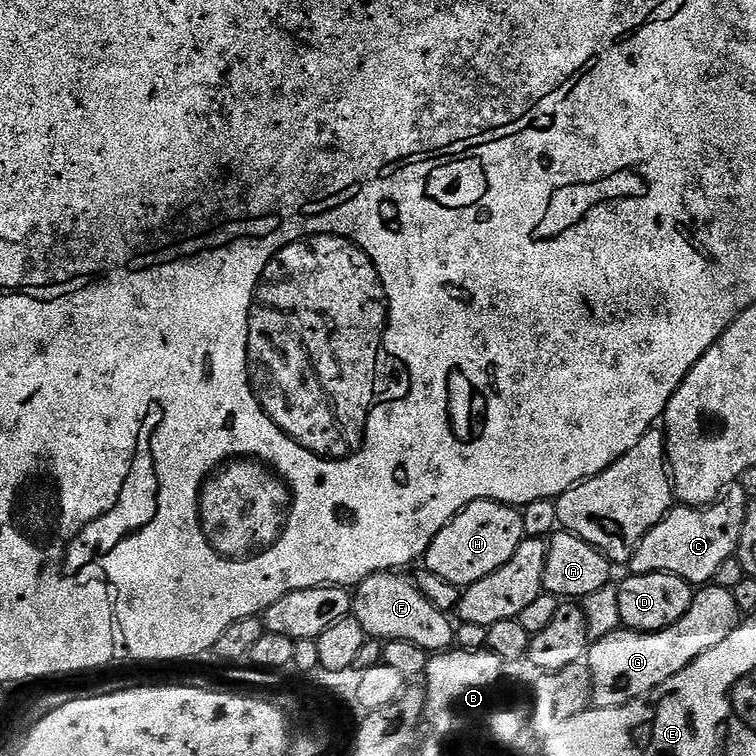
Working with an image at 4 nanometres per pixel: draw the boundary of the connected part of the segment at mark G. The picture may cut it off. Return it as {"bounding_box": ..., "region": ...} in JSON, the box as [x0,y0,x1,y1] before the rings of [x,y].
{"bounding_box":[586,586,741,708],"region":[[[704,586],[693,595],[690,610],[668,628],[660,632],[621,630],[595,641],[586,657],[592,675],[592,704],[613,708],[648,695],[662,682],[674,678],[674,674],[686,670],[706,650],[714,650],[718,642],[730,638],[741,616],[732,589]]]}

